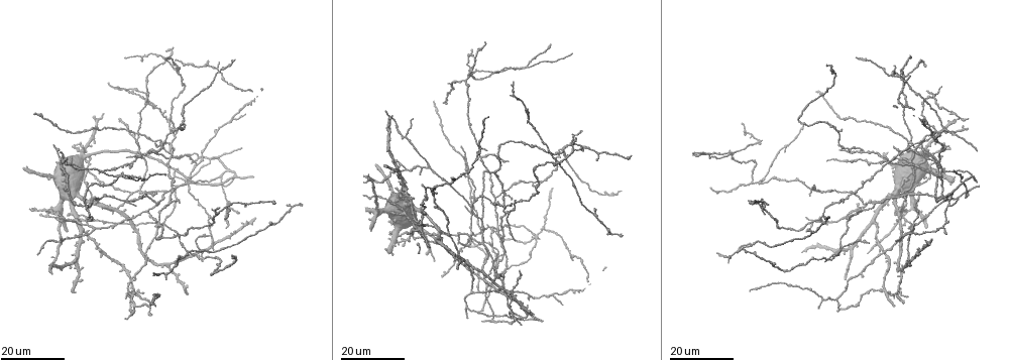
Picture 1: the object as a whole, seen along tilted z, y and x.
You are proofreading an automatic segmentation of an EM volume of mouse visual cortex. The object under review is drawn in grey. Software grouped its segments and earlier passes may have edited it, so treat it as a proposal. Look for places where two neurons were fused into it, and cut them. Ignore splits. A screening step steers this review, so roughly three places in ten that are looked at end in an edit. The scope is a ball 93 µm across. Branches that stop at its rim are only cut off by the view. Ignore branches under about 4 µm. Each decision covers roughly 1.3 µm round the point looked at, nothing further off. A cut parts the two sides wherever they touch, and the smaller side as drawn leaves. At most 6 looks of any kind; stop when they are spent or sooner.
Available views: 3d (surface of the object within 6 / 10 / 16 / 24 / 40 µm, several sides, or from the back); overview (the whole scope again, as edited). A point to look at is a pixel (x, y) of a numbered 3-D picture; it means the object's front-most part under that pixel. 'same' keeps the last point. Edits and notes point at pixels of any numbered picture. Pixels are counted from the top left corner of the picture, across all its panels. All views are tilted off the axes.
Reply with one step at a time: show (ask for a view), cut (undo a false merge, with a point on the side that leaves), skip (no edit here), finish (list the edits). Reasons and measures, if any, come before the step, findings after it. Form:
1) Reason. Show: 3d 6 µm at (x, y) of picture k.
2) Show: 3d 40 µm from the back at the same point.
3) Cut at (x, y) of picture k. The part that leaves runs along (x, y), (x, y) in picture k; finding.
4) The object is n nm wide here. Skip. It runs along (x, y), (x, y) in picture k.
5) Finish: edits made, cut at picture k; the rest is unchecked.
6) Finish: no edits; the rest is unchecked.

Arms part here. Show: 3d 16 µm at (404, 211) of picture 1.

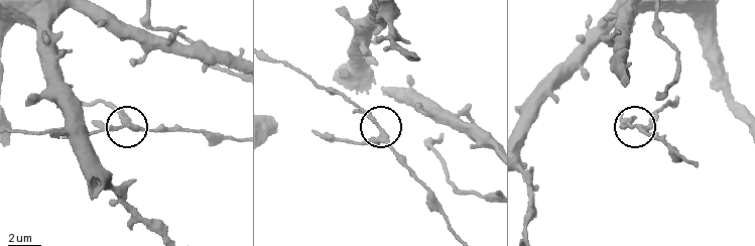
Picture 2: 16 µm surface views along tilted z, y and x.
Closer look. Show: 3d 10 µm at (378, 133) of picture 2.

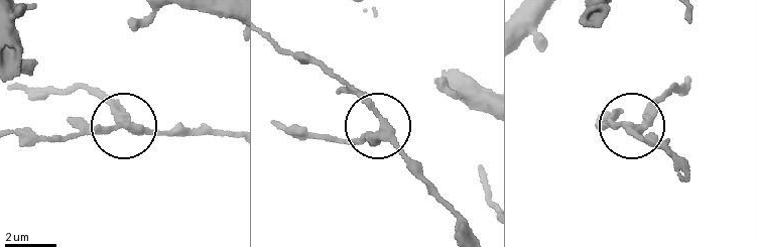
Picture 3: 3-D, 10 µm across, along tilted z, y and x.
3 arms meet here. Skip. It runs along (675, 156), (636, 132), (670, 85) in picture 3; all the same neuron.

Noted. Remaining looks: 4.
Two arms in line, one across. Show: 3d 16 µm at (115, 176) of picture 1.

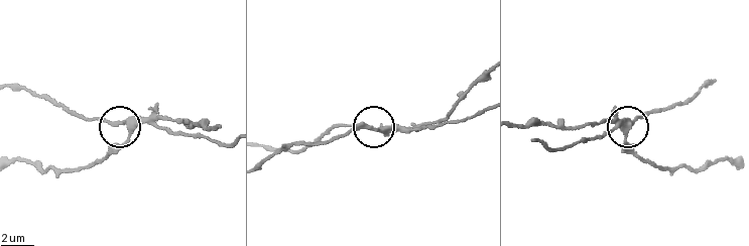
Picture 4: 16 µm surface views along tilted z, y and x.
Show: 3d 6 µm at (122, 123) of picture 4.

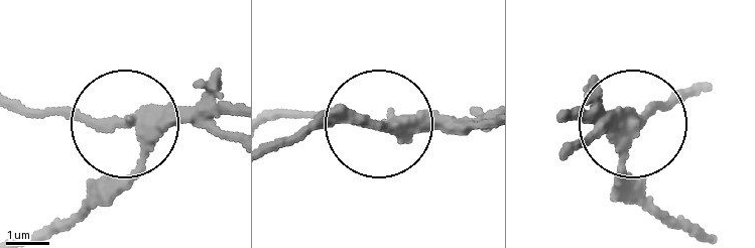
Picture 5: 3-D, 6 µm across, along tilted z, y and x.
3 arms meet here. Cut at (110, 121) of picture 5. The part that leaves runs along (160, 116), (114, 125), (14, 109) in picture 5; two neurons meet here.

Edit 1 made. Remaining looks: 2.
Arms part here. Show: 3d 24 µm at (474, 247) of picture 1.

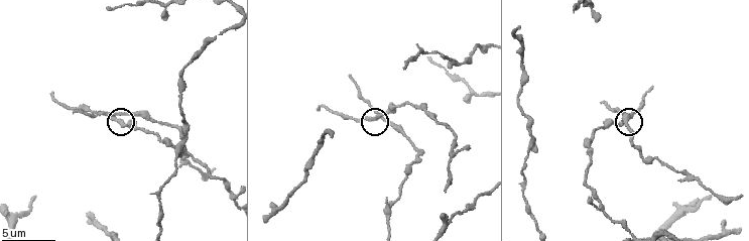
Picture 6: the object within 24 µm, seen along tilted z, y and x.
Show: 3d 6 µm at (378, 116) of picture 6.

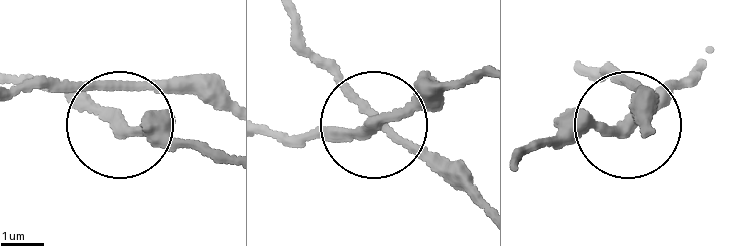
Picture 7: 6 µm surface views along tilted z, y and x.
3 arms meet here. Skip. It runs along (517, 157), (626, 129), (694, 84) in picture 7; all the same neuron.

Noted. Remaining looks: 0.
Finish: edits made, cut at picture 5; the rest is unchecked.

